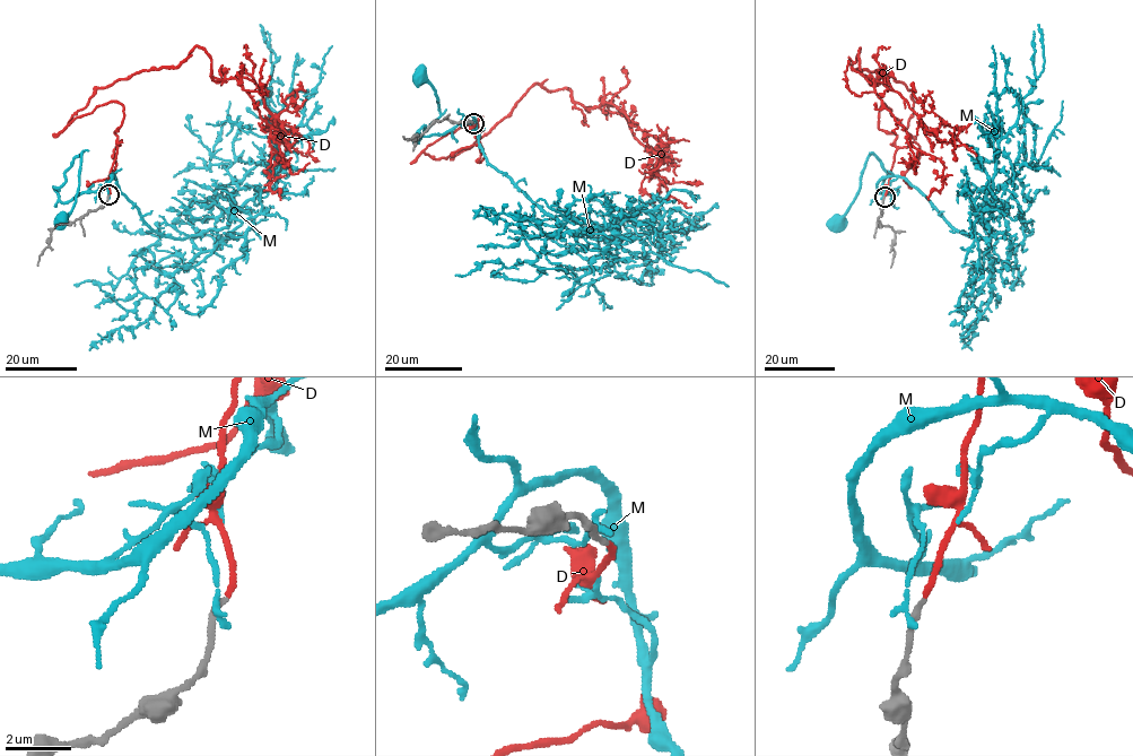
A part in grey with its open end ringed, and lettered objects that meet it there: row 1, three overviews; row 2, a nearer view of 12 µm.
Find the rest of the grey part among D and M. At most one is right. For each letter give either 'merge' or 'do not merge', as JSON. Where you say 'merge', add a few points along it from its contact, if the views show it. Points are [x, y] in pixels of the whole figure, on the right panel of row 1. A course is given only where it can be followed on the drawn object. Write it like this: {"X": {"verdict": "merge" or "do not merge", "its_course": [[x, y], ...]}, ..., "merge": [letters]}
{"D": {"verdict": "merge", "its_course": [[885, 197], [879, 109], [905, 128], [912, 90], [854, 70], [860, 49], [943, 167], [929, 200]]}, "M": {"verdict": "do not merge"}, "merge": ["D"]}

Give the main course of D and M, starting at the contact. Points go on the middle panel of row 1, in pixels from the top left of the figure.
D: (473, 124), (424, 150), (468, 149), (537, 83), (611, 103), (652, 174), (661, 157)
M: (472, 122), (415, 142), (423, 126), (425, 131), (439, 114), (436, 92), (420, 76)

